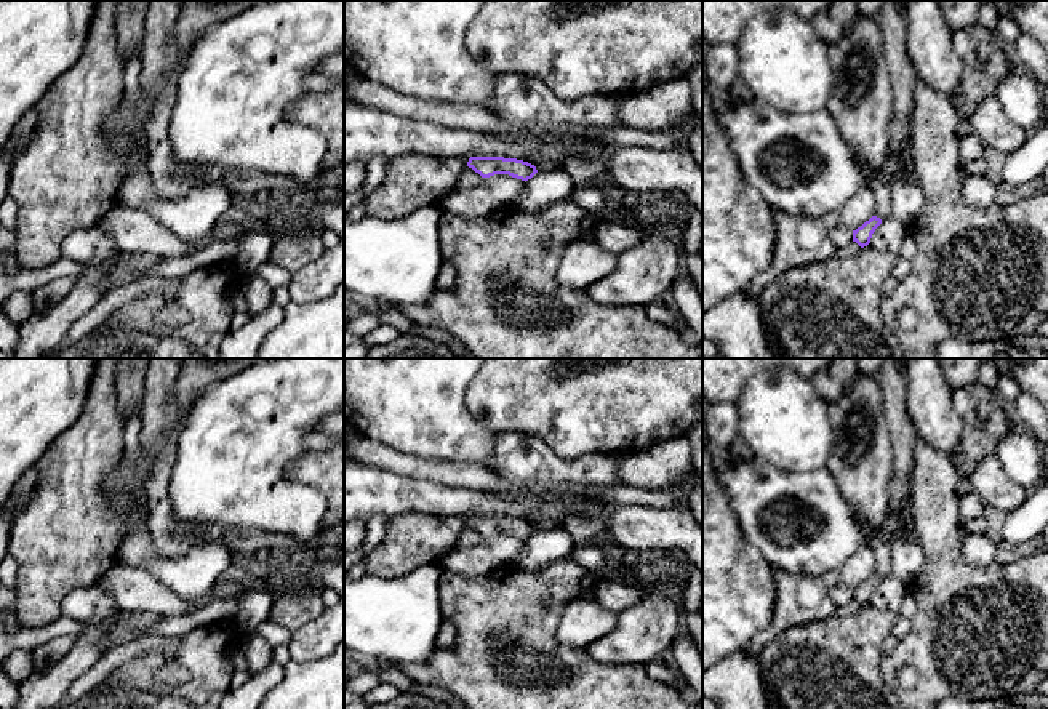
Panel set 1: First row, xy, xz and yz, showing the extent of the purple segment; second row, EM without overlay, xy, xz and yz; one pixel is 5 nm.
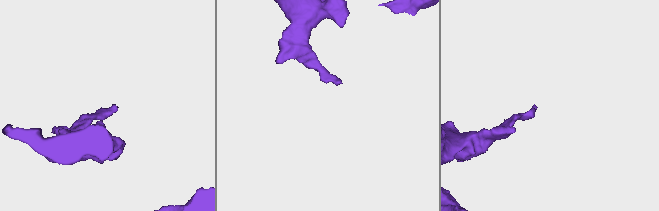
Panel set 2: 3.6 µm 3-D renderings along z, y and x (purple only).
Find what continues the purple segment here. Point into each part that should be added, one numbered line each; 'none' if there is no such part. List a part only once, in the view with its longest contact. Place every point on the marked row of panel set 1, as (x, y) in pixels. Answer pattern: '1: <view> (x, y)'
1: yz (893, 23)

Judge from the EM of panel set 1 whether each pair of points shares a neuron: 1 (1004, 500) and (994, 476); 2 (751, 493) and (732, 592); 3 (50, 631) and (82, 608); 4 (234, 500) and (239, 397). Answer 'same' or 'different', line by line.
1: same
2: different
3: different
4: same

